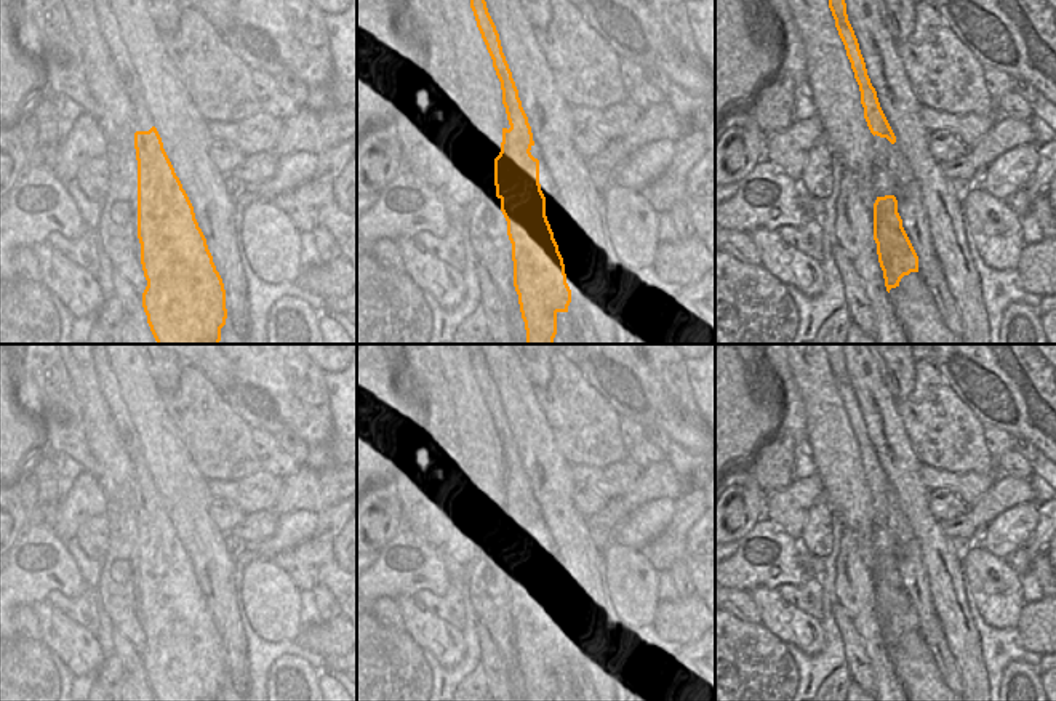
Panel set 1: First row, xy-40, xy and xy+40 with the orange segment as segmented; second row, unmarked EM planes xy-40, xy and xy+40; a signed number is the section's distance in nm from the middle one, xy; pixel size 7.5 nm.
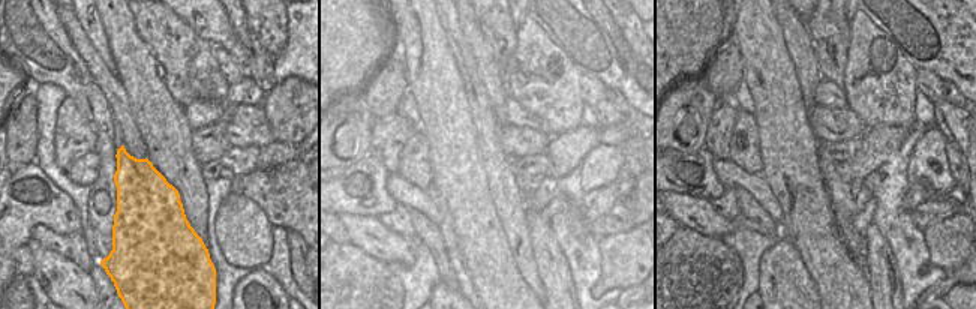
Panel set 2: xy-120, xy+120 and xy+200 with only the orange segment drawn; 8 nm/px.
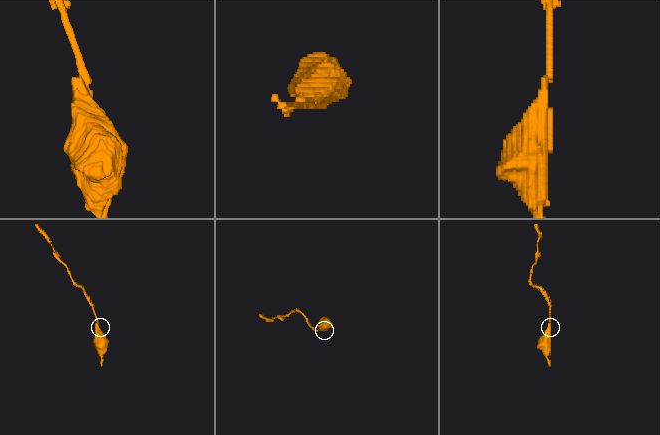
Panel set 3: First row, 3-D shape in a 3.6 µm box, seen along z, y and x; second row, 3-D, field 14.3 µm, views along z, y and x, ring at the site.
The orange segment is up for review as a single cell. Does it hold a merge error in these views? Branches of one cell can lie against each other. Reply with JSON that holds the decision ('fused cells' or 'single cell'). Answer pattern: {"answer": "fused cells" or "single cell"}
{"answer": "fused cells"}

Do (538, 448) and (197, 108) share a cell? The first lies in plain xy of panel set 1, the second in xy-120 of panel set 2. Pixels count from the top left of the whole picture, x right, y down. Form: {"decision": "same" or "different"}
{"decision": "different"}

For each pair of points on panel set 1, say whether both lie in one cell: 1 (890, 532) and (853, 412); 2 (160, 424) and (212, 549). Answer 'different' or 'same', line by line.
1: same
2: same

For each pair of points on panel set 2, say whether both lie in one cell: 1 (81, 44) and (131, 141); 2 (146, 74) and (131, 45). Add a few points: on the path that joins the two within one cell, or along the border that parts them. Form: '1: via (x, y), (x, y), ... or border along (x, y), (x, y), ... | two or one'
1: via (96, 68), (114, 92), (123, 117) | one
2: via (138, 66), (132, 60), (131, 53) | one

